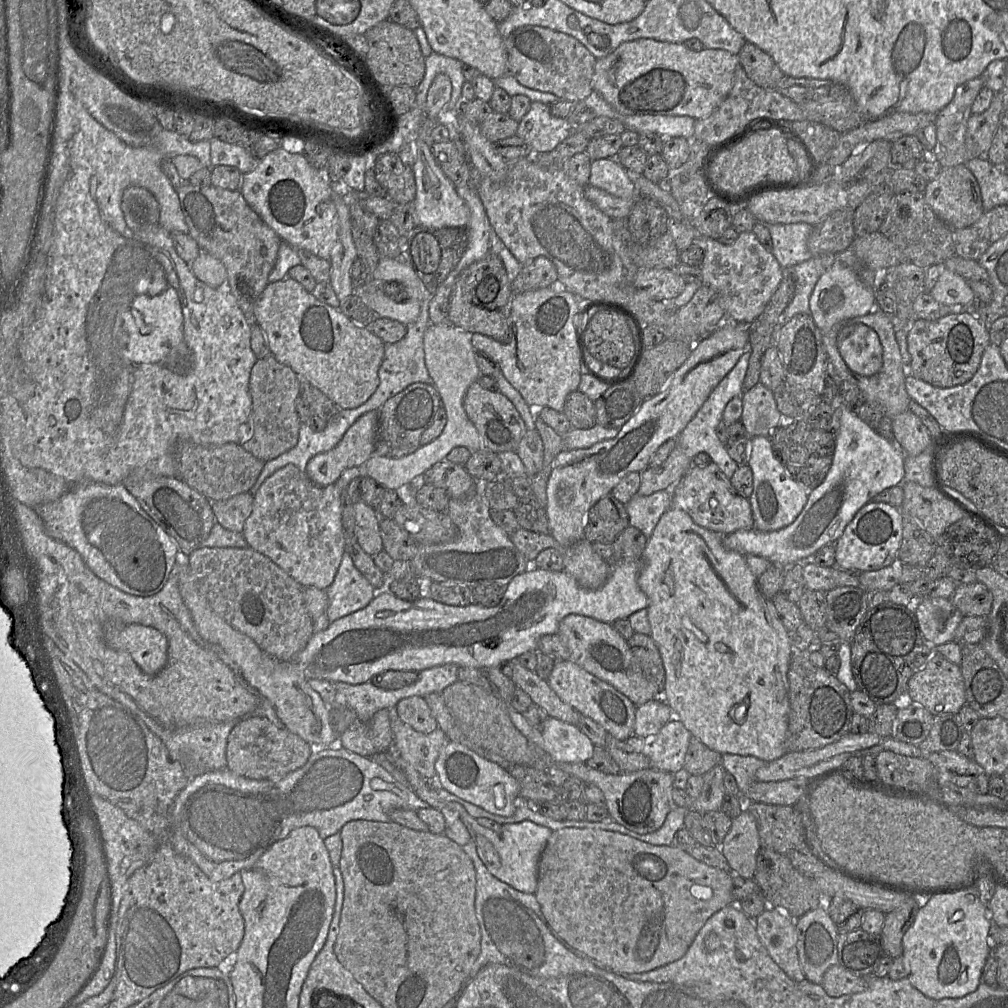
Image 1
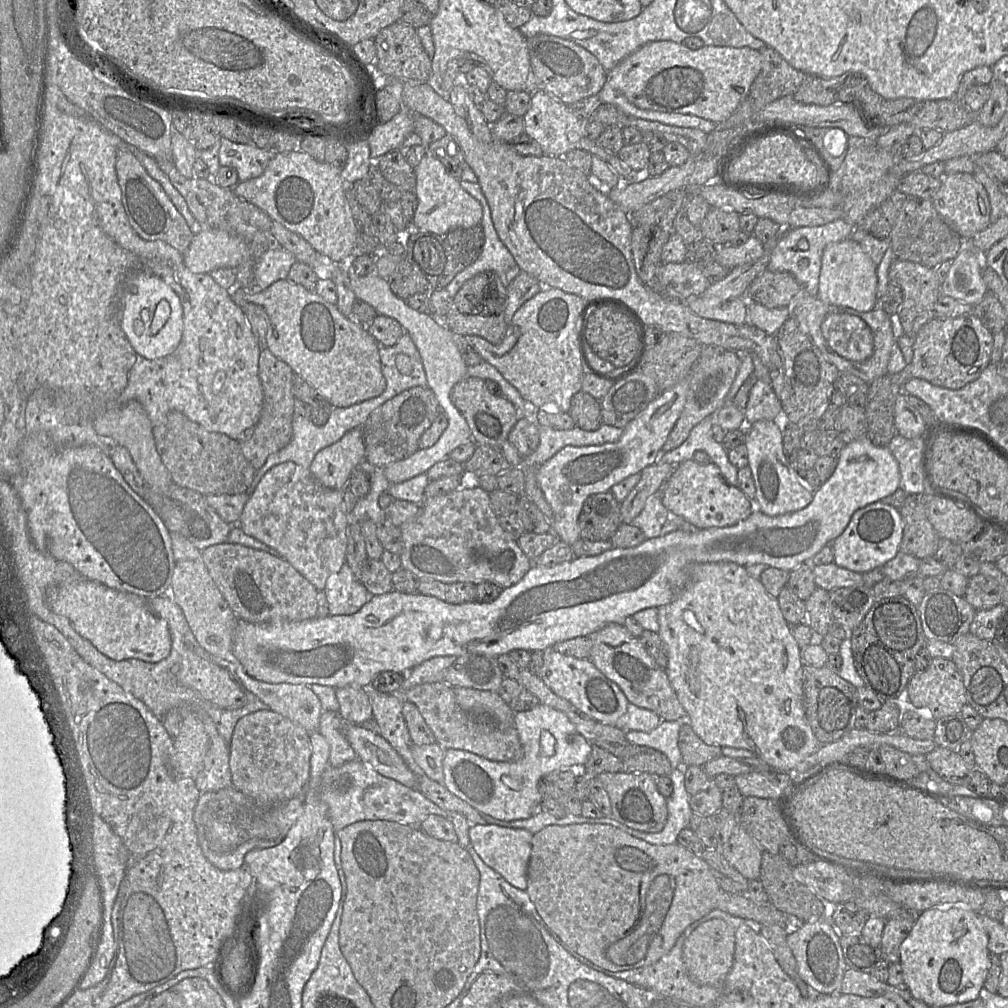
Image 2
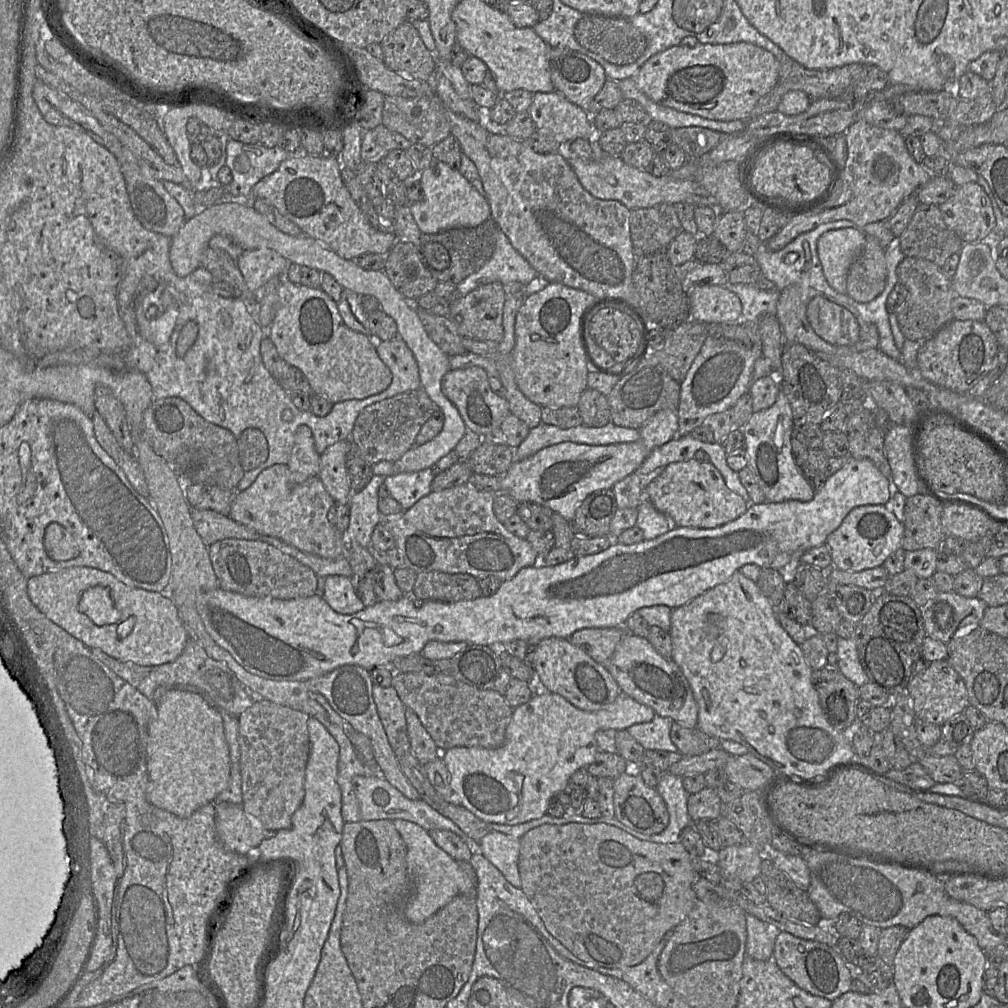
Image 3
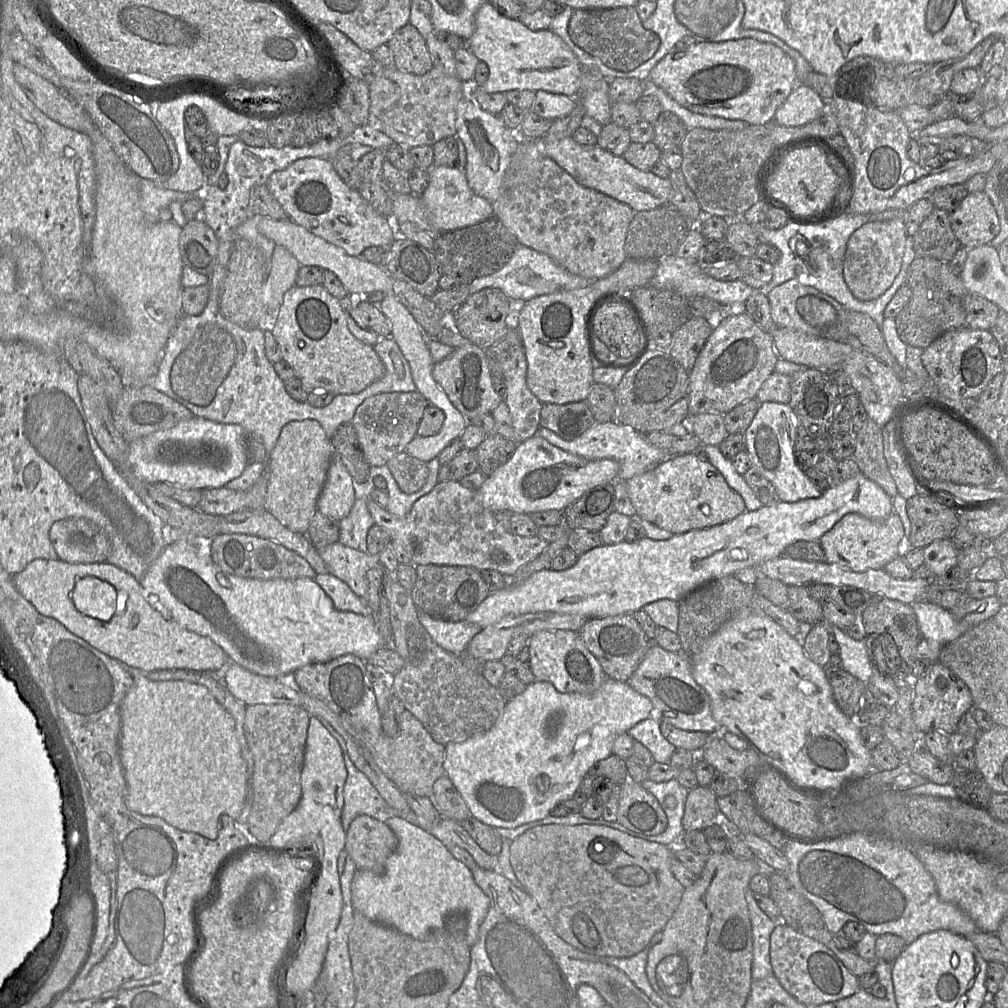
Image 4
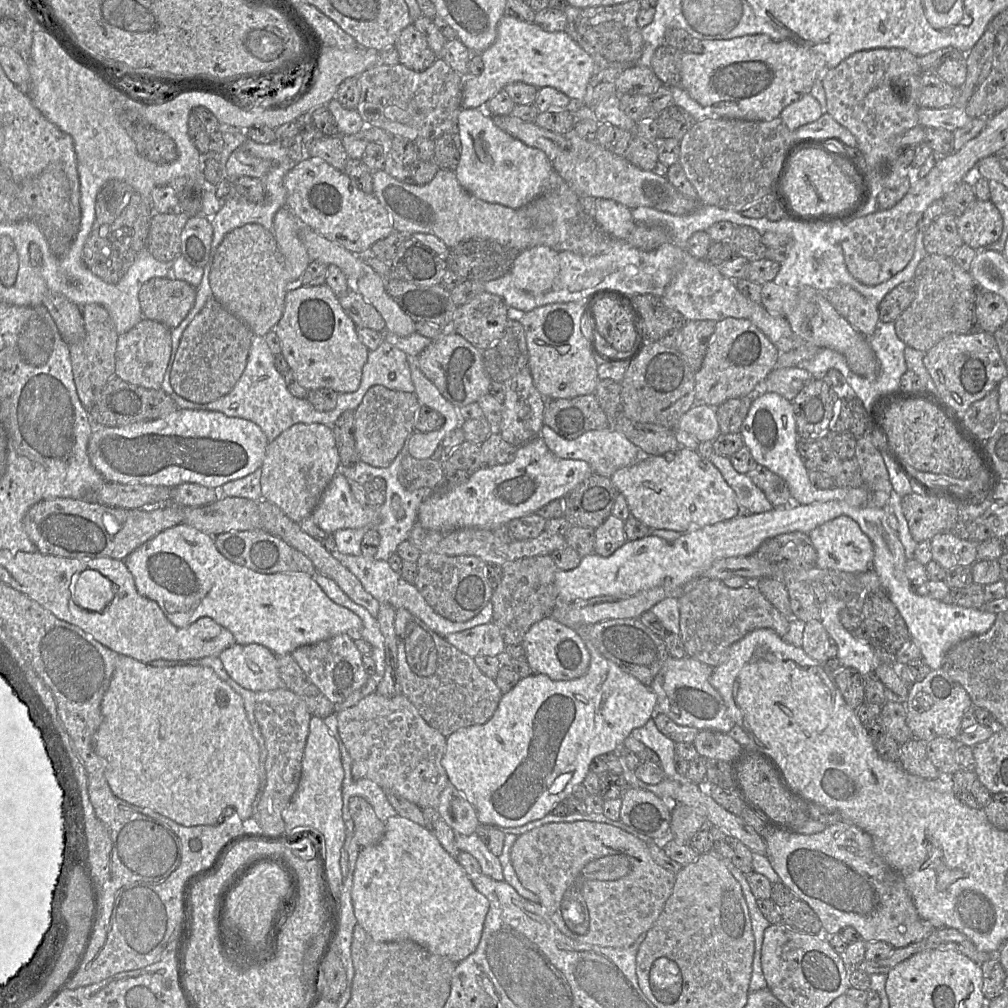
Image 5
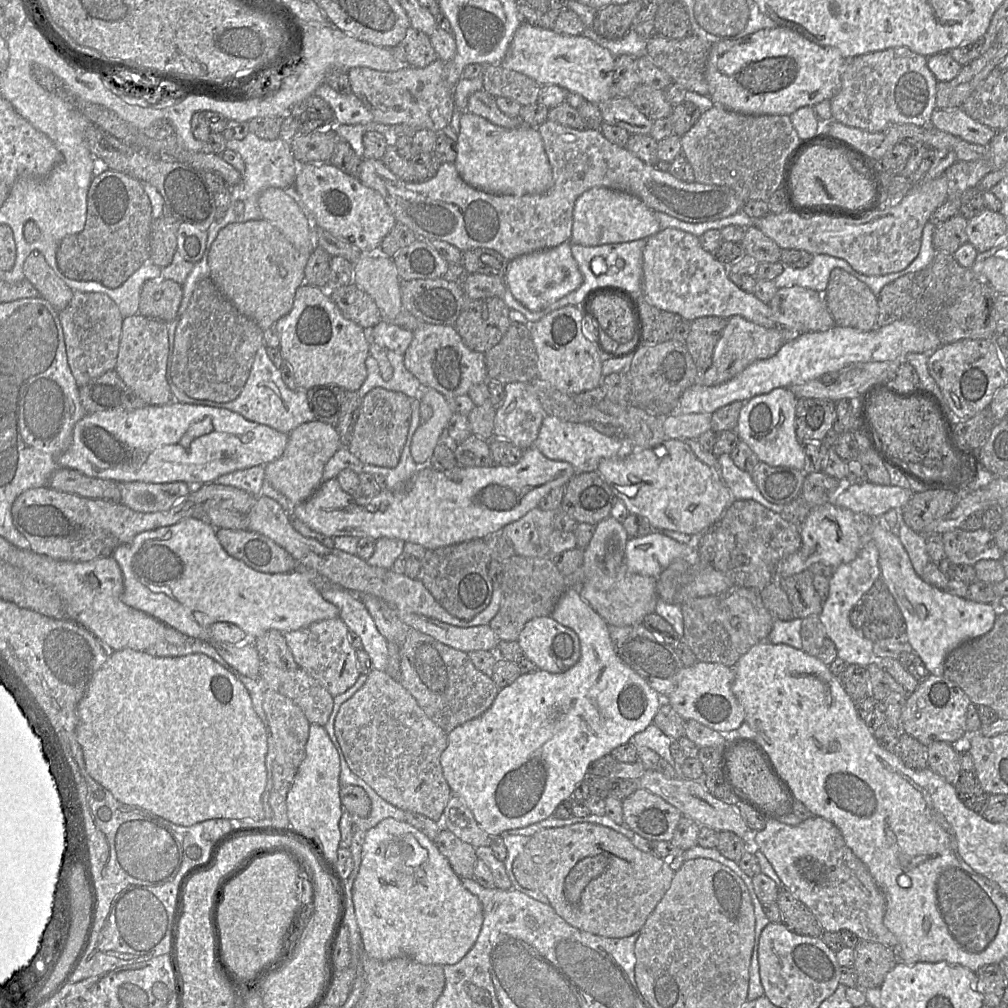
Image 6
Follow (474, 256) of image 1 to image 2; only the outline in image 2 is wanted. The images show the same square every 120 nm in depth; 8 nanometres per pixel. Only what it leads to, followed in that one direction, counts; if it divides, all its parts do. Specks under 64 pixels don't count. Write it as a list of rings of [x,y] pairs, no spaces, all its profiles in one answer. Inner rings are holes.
[[[463,179],[459,180],[463,189],[478,200],[482,206],[483,217],[481,226],[485,233],[485,243],[477,260],[458,273],[446,286],[445,289],[451,296],[454,296],[468,279],[480,272],[494,271],[503,277],[510,268],[517,265],[513,255],[500,240],[496,232],[492,221],[490,207],[482,192],[480,184],[478,182],[472,183]]]

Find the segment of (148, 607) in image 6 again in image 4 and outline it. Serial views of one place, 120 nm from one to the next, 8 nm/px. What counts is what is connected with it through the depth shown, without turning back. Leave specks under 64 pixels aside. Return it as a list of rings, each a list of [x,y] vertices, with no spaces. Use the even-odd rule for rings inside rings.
[[[186,540],[169,541],[139,580],[140,586],[182,628],[210,638],[228,657],[247,670],[267,677],[289,676],[306,665],[326,663],[346,654],[367,661],[374,652],[387,646],[386,638],[379,632],[372,615],[336,609],[314,580],[259,580],[225,573],[209,554],[208,542],[195,547]]]

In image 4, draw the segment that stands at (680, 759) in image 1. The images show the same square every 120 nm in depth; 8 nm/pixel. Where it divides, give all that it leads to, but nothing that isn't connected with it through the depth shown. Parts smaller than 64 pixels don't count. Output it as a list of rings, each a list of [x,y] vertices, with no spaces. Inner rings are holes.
[[[654,713],[652,716],[637,723],[627,733],[636,741],[642,743],[659,763],[670,763],[670,758],[676,747],[661,733],[660,718]]]

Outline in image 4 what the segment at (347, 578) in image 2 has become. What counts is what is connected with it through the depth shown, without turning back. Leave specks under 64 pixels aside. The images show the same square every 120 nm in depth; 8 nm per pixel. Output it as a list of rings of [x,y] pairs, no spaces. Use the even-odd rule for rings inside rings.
[[[320,574],[316,576],[314,581],[331,599],[336,609],[360,615],[370,615],[370,609],[365,601],[334,575]]]

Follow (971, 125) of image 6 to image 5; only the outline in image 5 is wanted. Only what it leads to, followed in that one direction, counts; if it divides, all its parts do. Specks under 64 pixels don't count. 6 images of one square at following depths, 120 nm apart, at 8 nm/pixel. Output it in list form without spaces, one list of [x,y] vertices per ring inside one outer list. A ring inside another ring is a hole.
[[[964,107],[919,108],[917,114],[920,126],[945,129],[950,132],[966,126],[972,119],[967,115]]]

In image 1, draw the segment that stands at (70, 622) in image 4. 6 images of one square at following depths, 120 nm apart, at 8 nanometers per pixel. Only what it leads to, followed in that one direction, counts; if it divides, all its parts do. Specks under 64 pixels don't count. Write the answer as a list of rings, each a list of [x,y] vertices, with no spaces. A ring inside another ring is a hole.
[[[139,624],[125,626],[117,635],[107,639],[107,644],[129,653],[147,674],[159,673],[167,664],[168,641],[157,629]]]

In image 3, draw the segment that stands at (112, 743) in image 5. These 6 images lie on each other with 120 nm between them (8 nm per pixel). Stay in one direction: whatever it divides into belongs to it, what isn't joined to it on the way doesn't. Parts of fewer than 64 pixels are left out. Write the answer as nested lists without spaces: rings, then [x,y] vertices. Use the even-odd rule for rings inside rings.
[[[183,688],[167,689],[156,704],[156,715],[148,724],[148,802],[179,817],[189,817],[202,806],[215,802],[228,786],[230,767],[229,747],[220,711],[197,692]]]

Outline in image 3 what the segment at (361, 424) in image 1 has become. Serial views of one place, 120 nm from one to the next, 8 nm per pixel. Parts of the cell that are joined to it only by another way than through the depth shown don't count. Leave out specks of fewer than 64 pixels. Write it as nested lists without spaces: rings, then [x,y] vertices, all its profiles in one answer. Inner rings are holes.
[[[351,439],[341,440],[328,447],[320,457],[318,477],[336,504],[348,503],[352,495],[346,465],[351,445]]]

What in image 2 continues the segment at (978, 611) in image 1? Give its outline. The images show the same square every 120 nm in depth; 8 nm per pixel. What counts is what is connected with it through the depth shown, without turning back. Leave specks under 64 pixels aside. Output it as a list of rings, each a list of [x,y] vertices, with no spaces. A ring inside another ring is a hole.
[[[977,574],[969,578],[964,598],[975,610],[990,609],[1002,603],[1001,586],[995,579]]]

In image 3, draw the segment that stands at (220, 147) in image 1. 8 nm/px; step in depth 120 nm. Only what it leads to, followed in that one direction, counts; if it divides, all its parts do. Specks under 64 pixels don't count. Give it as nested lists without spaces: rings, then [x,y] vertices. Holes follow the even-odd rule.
[[[230,139],[226,147],[225,166],[232,173],[232,181],[223,185],[226,191],[239,201],[251,201],[253,187],[264,177],[276,171],[279,165],[290,157],[309,155],[302,147],[295,152],[288,152],[280,146],[267,148],[261,143],[247,144]]]

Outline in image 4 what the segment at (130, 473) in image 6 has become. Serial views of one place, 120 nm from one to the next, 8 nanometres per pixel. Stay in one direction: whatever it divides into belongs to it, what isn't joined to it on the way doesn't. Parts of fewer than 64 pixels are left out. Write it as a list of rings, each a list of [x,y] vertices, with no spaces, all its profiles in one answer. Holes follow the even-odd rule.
[[[197,416],[137,439],[128,446],[128,461],[134,474],[149,484],[167,483],[199,490],[221,488],[239,477],[249,463],[245,431],[240,425]]]

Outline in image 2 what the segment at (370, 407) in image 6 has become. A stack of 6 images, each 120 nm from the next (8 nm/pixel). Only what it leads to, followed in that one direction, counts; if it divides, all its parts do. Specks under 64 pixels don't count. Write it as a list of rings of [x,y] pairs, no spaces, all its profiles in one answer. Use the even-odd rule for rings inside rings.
[[[412,387],[375,409],[362,425],[365,460],[378,469],[408,458],[419,449],[423,433],[431,426],[440,410],[434,393],[428,387]]]

